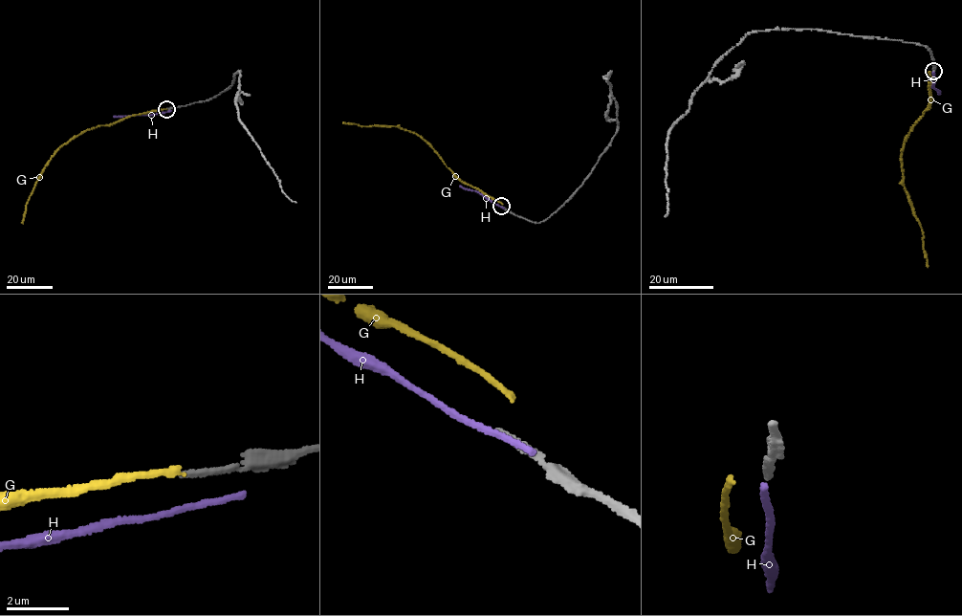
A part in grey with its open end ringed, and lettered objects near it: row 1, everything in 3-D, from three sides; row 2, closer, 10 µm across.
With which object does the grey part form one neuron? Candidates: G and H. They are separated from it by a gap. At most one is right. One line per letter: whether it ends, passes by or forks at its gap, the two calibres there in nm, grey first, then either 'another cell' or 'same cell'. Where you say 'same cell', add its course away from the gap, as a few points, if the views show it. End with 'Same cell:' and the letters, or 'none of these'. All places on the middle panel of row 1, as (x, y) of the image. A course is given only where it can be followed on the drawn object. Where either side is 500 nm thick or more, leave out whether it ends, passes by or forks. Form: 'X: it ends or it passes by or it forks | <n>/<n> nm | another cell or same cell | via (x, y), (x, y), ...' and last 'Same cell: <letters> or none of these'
G: it ends | 180/170 nm | another cell
H: it passes by | 180/200 nm | another cell
Same cell: none of these

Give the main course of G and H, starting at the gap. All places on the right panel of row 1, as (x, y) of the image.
G: (930, 71), (931, 97), (928, 108), (906, 137), (901, 164), (902, 181), (922, 230), (928, 267)
H: (933, 74), (932, 86), (939, 90), (939, 94)

